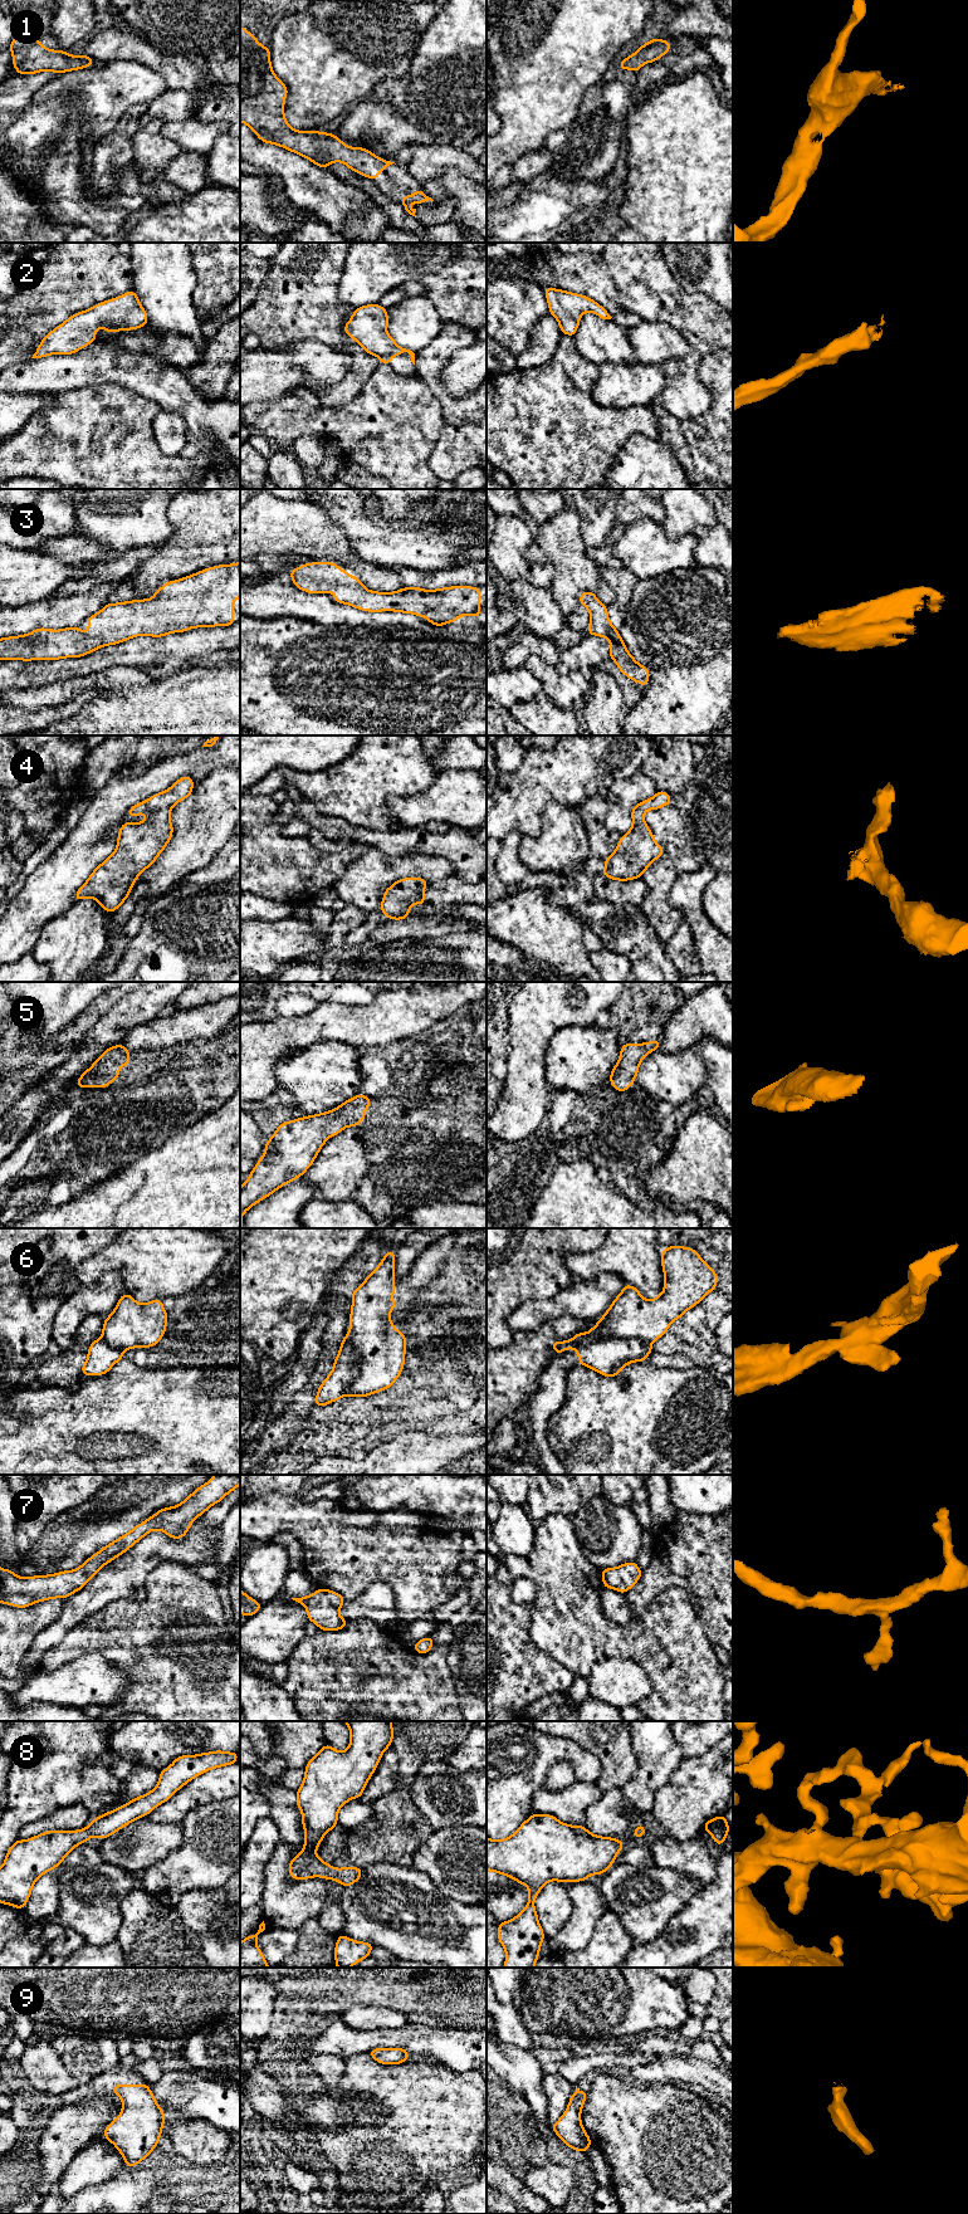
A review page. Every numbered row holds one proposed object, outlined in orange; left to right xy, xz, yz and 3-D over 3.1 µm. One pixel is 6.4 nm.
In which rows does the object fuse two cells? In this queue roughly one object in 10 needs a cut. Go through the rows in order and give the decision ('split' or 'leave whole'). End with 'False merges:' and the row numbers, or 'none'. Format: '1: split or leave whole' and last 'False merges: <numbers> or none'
1: leave whole
2: leave whole
3: leave whole
4: leave whole
5: leave whole
6: split
7: leave whole
8: leave whole
9: leave whole
False merges: 6

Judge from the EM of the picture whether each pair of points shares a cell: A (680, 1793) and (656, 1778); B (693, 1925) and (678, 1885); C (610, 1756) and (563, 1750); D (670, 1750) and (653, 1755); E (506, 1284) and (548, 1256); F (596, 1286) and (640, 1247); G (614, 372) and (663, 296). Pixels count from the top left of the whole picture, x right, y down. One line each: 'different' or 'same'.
A: different
B: different
C: different
D: same
E: same
F: different
G: different

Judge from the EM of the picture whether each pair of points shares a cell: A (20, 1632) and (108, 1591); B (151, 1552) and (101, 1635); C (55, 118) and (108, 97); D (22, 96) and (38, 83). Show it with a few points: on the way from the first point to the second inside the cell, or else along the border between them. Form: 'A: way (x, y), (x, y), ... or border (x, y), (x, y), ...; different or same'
A: border (64, 1602), (59, 1617), (38, 1633); different
B: border (146, 1580), (141, 1598), (117, 1598), (96, 1612); different
C: way (68, 107), (84, 97), (96, 97); same
D: way (25, 92), (34, 83); same

